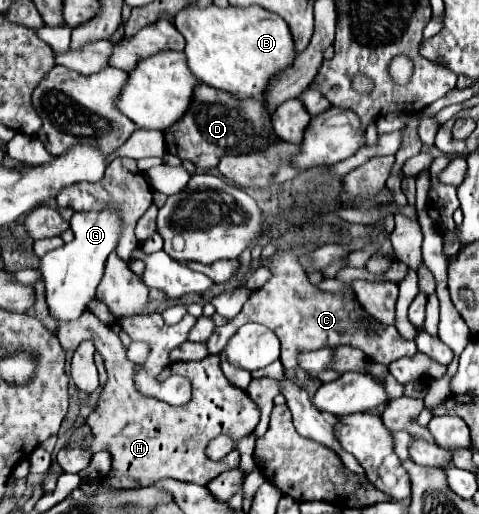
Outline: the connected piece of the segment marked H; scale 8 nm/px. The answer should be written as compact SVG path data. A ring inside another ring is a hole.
M84 310L84 316L76 320L58 320L56 326L58 340L66 352L74 352L82 340L92 340L106 362L108 382L102 388L98 408L86 418L84 424L92 430L88 452L94 454L98 450L106 450L112 454L112 478L106 480L110 486L140 488L160 478L176 478L206 486L218 474L238 468L238 450L228 452L222 460L210 460L206 456L206 446L220 434L230 436L234 442L252 434L260 420L260 410L250 400L246 390L228 382L220 368L220 356L206 356L198 362L172 362L164 368L158 380L164 380L170 374L180 374L192 382L192 400L188 406L170 406L138 392L132 378L136 374L136 364L126 358L126 348L122 346L118 334L114 334L110 326L100 322L90 310Z

